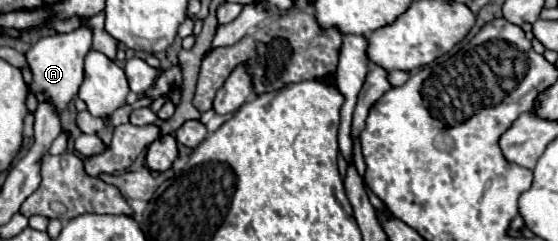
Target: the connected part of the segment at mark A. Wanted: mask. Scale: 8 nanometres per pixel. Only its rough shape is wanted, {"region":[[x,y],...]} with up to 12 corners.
{"region":[[87,25],[41,37],[29,51],[31,89],[57,111],[83,83]]}

